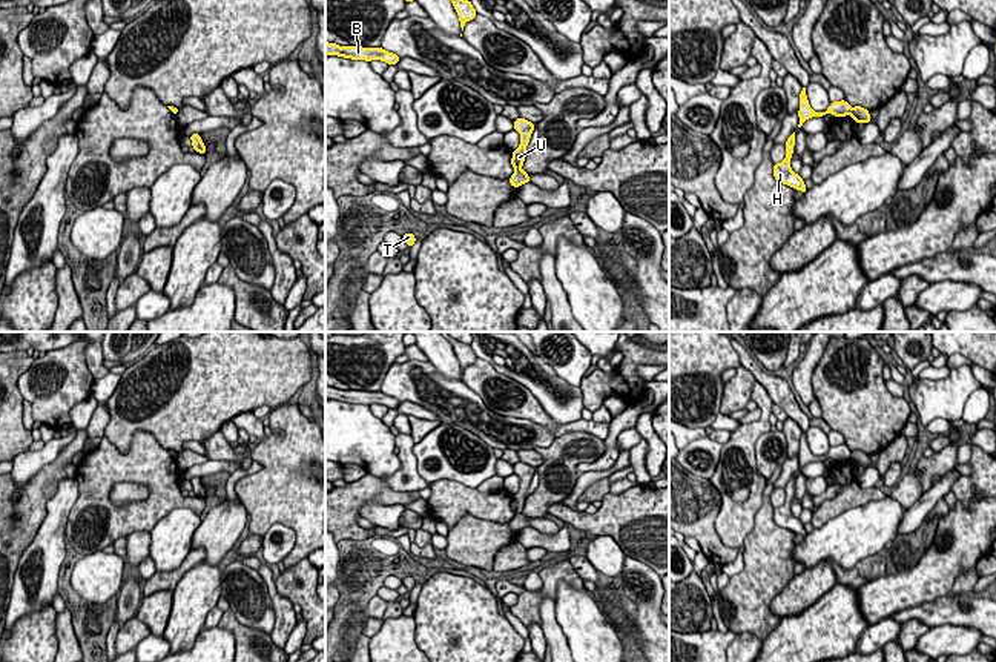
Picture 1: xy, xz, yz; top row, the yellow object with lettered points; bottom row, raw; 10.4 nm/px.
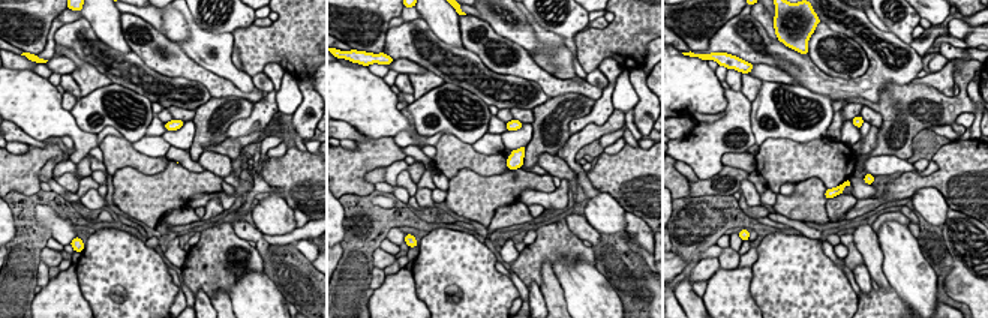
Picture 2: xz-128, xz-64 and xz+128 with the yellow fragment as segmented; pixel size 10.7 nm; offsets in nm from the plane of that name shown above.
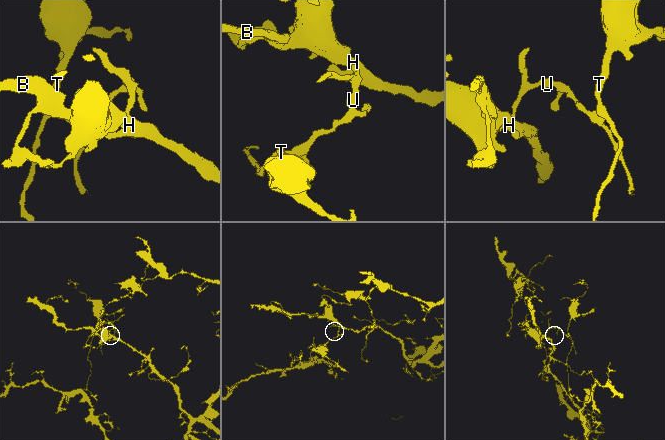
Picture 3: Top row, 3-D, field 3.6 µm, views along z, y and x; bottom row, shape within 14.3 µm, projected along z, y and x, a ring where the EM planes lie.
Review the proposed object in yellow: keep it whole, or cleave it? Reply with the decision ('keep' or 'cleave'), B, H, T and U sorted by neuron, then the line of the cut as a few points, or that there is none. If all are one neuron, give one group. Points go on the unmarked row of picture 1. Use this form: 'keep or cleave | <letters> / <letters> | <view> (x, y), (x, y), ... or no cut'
cleave | B H U / T | xz (521, 512), (514, 515)

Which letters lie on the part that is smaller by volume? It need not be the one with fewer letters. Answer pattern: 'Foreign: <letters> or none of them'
Foreign: T

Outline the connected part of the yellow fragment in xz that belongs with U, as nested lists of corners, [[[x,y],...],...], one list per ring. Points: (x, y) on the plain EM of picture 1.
[[[520,461],[514,464],[513,468],[514,468],[514,475],[520,478],[520,488],[516,495],[513,495],[511,508],[514,515],[520,515],[525,505],[526,490],[529,487],[536,468]]]

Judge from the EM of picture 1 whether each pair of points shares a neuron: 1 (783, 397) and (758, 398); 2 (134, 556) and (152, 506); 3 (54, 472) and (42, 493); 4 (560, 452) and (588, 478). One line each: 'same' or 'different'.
1: different
2: different
3: same
4: same

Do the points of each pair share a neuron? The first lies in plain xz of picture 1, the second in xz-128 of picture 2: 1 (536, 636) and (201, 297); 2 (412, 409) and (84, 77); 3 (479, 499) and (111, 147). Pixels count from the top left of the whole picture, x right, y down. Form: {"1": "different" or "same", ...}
{"1": "same", "2": "different", "3": "same"}

